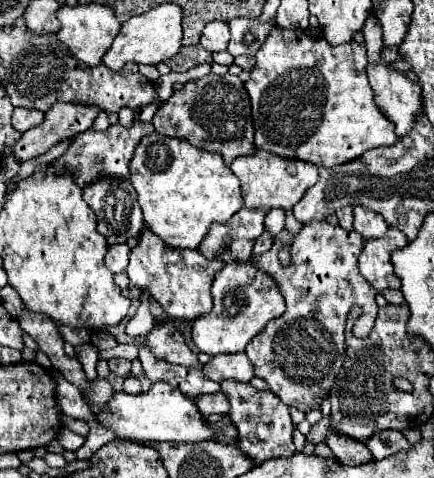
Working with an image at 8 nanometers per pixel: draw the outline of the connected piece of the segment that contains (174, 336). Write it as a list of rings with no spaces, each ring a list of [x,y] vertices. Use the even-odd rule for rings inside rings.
[[[168,323],[164,325],[156,325],[146,337],[136,337],[138,343],[148,343],[148,347],[154,351],[154,355],[158,359],[164,359],[168,363],[176,363],[176,365],[194,365],[200,367],[196,355],[190,351],[190,347],[186,345],[184,337]]]

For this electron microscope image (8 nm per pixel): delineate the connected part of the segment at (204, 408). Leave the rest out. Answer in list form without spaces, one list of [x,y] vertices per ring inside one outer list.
[[[218,391],[218,393],[214,393],[214,395],[200,395],[200,397],[194,399],[194,403],[198,405],[198,409],[200,409],[200,413],[202,413],[204,419],[206,419],[208,415],[212,415],[212,413],[228,415],[228,411],[230,411],[228,399],[224,397],[222,391]]]

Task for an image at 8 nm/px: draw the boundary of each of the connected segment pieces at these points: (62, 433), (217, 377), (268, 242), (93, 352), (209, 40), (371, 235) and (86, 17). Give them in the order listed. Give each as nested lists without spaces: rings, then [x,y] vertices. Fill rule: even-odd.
[[[62,427],[60,431],[58,431],[58,435],[56,435],[56,441],[64,447],[64,449],[70,449],[70,451],[76,451],[86,439],[84,437],[80,437],[80,435],[76,435],[76,433],[72,433],[70,429],[66,429],[66,427]]]
[[[246,353],[244,355],[218,355],[218,357],[212,357],[202,367],[202,373],[208,379],[216,381],[216,383],[222,383],[226,379],[248,383],[254,377],[254,369],[250,367],[250,361],[248,361]]]
[[[262,233],[262,235],[258,237],[258,241],[256,241],[256,245],[254,245],[252,255],[254,255],[254,257],[258,257],[258,255],[262,255],[262,253],[270,251],[270,247],[272,247],[272,237],[270,237],[268,233]]]
[[[84,345],[84,347],[76,347],[76,357],[80,361],[84,372],[89,380],[98,381],[96,365],[99,358],[99,352],[94,345]]]
[[[210,21],[200,37],[200,45],[208,51],[224,51],[228,47],[228,23],[226,21]]]
[[[354,207],[354,231],[358,231],[364,239],[378,239],[388,231],[388,225],[382,215],[366,207]]]
[[[88,3],[88,5],[78,5],[78,7],[60,7],[56,11],[56,17],[60,21],[60,31],[56,33],[56,37],[72,51],[72,55],[86,63],[88,67],[100,65],[102,55],[108,51],[108,47],[112,45],[114,37],[120,31],[120,23],[114,17],[114,11],[106,5],[98,5],[98,3]]]

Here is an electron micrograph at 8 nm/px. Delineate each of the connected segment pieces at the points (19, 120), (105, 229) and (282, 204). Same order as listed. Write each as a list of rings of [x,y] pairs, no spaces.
[[[18,107],[14,113],[12,113],[12,127],[20,133],[28,131],[30,127],[36,127],[44,121],[44,113],[38,111],[38,109],[24,109],[24,107]]]
[[[112,179],[112,181],[102,181],[86,187],[84,191],[84,201],[88,207],[94,211],[98,219],[98,233],[102,233],[108,241],[108,245],[116,245],[122,241],[128,241],[128,237],[138,237],[144,229],[144,219],[142,211],[136,201],[136,191],[128,179]]]
[[[254,151],[252,155],[244,155],[234,159],[230,165],[234,175],[240,179],[244,207],[248,209],[292,209],[318,181],[318,167],[310,163],[298,163],[292,159],[282,159],[278,155],[270,155],[268,151]]]

